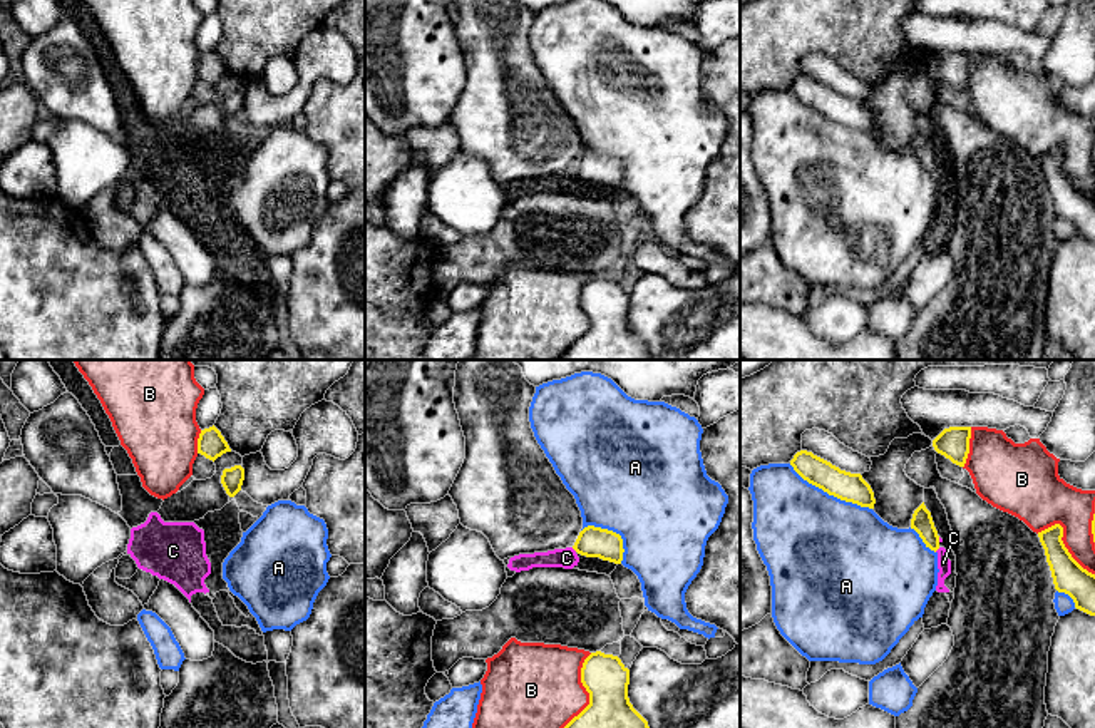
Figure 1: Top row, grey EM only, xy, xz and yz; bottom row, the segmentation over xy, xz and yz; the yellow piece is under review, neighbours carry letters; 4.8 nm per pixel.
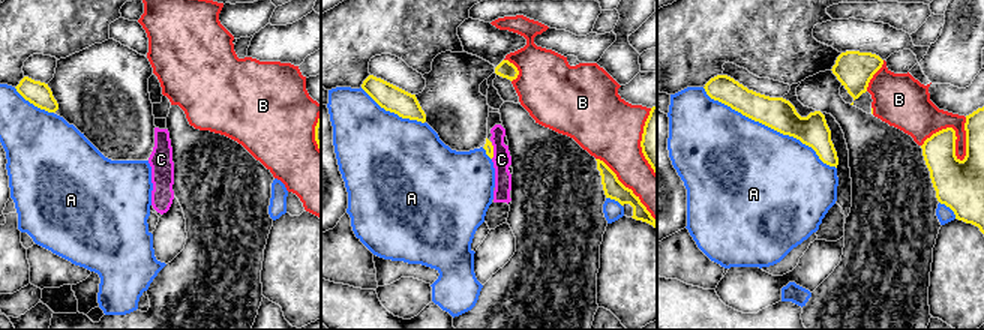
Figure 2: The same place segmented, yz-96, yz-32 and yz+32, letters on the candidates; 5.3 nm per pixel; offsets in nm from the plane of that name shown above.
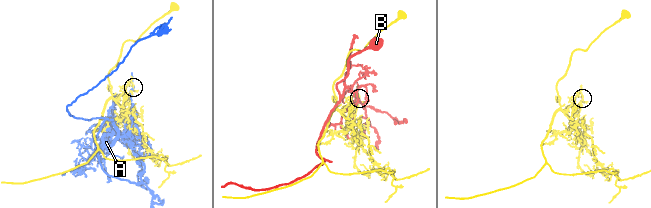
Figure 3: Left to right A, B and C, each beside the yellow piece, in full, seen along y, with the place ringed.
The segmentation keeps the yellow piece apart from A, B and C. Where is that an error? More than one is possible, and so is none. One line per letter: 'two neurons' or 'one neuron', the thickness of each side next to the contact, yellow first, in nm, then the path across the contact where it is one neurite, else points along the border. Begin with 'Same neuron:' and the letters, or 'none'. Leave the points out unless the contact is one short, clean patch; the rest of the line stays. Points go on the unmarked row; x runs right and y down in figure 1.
Same neuron: none
A: two neurons; 140 nm thick on the yellow side, 500 nm on the other
B: two neurons; 340 nm thick on the yellow side, 440 nm on the other
C: two neurons; 140 nm thick on the yellow side, 100 nm on the other; border along xz (571, 173), (576, 176)

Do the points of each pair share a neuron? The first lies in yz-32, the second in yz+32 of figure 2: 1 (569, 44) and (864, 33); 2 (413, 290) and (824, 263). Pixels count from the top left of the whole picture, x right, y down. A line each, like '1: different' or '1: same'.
1: same
2: same

